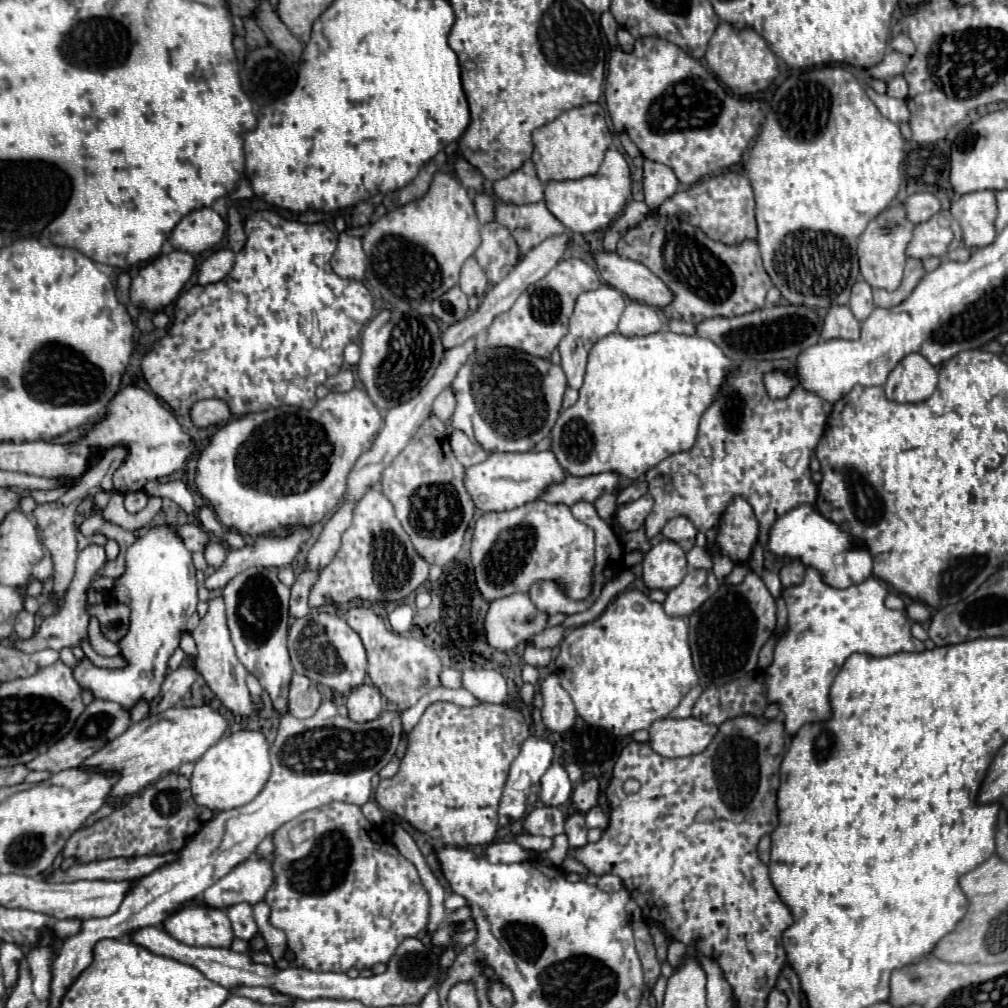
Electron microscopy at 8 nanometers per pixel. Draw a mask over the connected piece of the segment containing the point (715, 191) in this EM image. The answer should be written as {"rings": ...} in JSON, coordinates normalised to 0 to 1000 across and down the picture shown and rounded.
{"rings":[[[718,171],[702,179],[696,179],[677,190],[671,190],[652,207],[651,211],[663,216],[671,214],[694,226],[706,238],[712,238],[718,242],[734,242],[740,236],[746,236],[746,238],[750,236],[748,206],[750,206],[750,200],[748,200],[744,179],[734,171]]]}

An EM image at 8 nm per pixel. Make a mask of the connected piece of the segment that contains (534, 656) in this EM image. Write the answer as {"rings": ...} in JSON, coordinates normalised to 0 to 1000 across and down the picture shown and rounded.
{"rings":[[[522,641],[520,643],[520,657],[522,659],[526,659],[526,661],[532,661],[534,665],[538,665],[538,663],[542,663],[544,659],[546,659],[546,655],[548,655],[548,645],[536,645],[536,643],[530,643],[530,641]]]}

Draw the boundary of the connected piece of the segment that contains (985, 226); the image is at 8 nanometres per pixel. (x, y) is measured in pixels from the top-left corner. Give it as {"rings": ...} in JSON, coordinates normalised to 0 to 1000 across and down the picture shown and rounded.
{"rings":[[[962,190],[952,194],[942,204],[944,214],[954,226],[954,236],[960,246],[974,246],[988,236],[988,198],[984,190]]]}

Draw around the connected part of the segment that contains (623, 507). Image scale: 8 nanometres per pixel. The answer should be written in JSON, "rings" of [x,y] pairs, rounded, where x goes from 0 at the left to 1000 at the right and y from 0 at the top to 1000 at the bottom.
{"rings":[[[639,490],[637,494],[623,500],[615,500],[611,506],[611,516],[615,524],[619,524],[621,528],[633,526],[639,520],[641,512],[647,508],[647,502],[649,502],[649,496],[645,490]]]}

